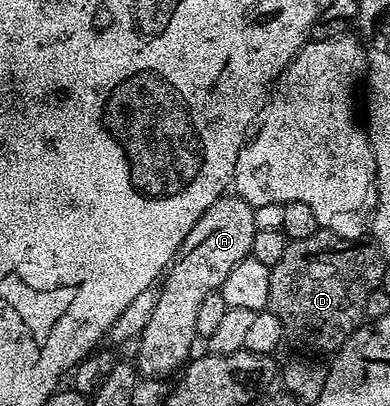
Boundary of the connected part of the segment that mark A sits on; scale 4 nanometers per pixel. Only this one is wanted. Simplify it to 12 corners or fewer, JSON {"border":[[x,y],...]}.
{"border":[[220,196],[159,285],[134,367],[176,374],[206,294],[251,256],[254,208]]}

